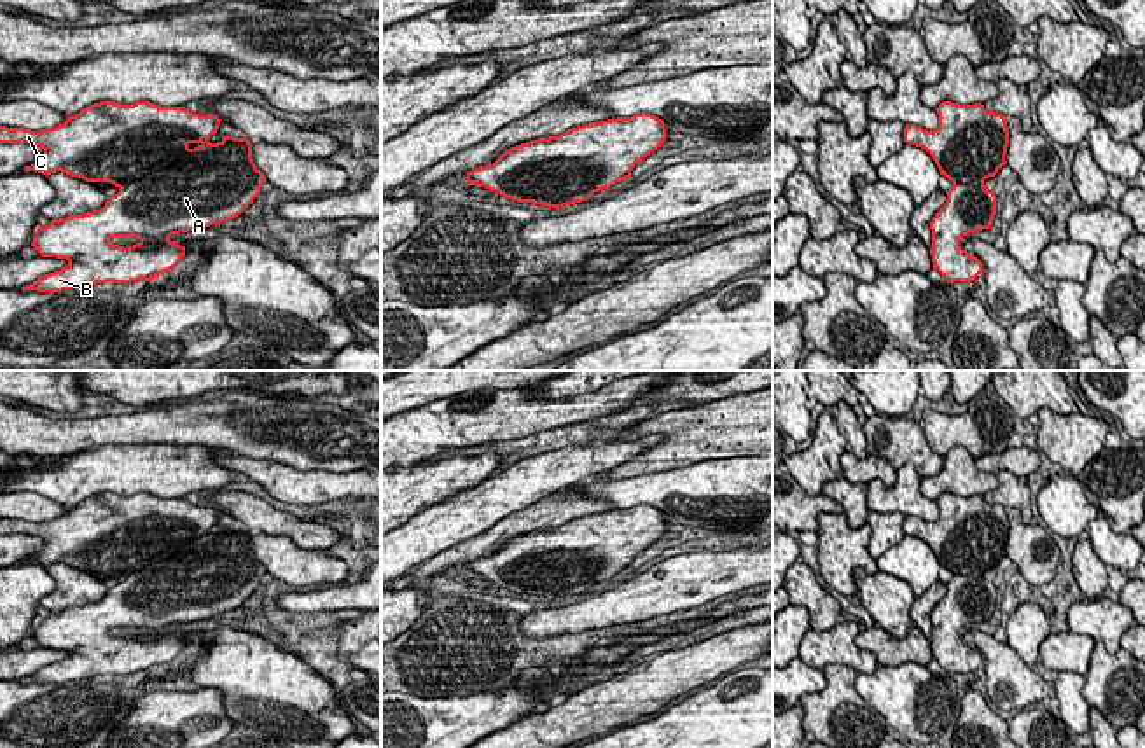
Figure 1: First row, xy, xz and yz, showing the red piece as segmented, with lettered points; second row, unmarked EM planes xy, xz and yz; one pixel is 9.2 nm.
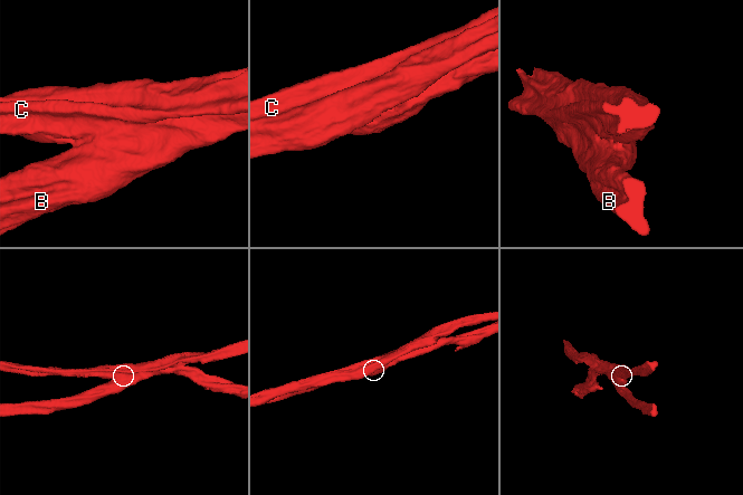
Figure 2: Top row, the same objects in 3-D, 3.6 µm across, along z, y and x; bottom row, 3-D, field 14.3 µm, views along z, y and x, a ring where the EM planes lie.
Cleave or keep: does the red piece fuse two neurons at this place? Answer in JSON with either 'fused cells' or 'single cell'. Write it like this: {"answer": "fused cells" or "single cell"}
{"answer": "fused cells"}

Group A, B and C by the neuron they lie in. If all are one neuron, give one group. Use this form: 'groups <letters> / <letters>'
groups A C / B

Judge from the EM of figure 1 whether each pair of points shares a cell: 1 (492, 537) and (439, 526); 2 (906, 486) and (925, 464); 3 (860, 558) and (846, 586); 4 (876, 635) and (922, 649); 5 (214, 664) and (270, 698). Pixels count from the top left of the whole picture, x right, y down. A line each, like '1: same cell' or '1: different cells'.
1: different cells
2: different cells
3: same cell
4: same cell
5: same cell

